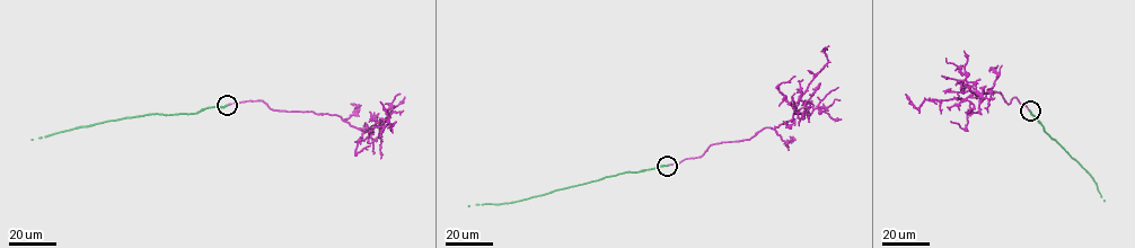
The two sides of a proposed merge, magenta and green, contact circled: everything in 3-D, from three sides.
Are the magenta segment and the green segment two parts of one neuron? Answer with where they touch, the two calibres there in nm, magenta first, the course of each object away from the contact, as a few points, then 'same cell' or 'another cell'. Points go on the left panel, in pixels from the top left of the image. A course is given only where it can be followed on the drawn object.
at (227, 105); 190 nm thick on the magenta side, 320 nm on the other; magenta runs (227, 105), (260, 99), (273, 109), (336, 114), (352, 126), (369, 131), (394, 123), (390, 126), (380, 102); green runs (227, 105), (198, 113), (155, 114), (106, 121), (32, 140); another cell

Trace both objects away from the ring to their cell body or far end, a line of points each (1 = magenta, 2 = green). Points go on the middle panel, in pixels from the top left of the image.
1: (667, 165), (701, 157), (711, 144), (749, 140), (764, 127), (790, 121), (800, 97), (827, 63), (825, 49)
2: (667, 166), (605, 176), (510, 203), (468, 206)

